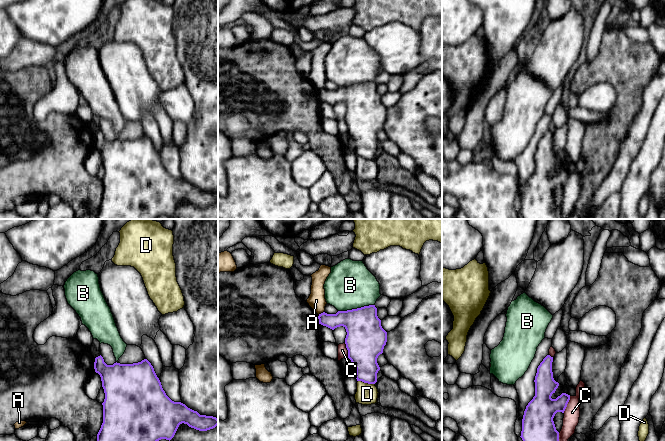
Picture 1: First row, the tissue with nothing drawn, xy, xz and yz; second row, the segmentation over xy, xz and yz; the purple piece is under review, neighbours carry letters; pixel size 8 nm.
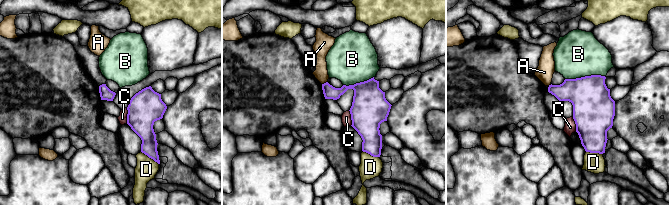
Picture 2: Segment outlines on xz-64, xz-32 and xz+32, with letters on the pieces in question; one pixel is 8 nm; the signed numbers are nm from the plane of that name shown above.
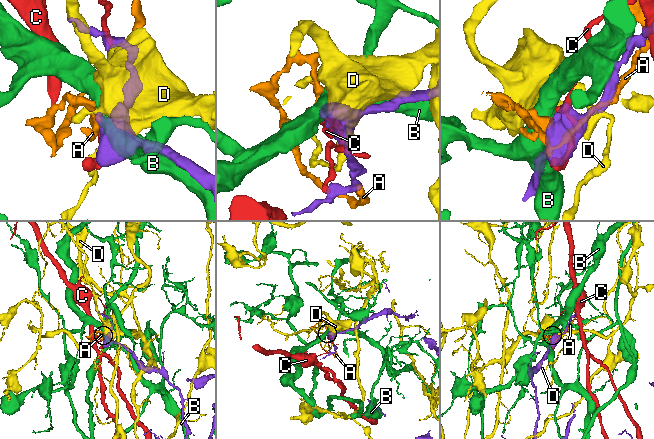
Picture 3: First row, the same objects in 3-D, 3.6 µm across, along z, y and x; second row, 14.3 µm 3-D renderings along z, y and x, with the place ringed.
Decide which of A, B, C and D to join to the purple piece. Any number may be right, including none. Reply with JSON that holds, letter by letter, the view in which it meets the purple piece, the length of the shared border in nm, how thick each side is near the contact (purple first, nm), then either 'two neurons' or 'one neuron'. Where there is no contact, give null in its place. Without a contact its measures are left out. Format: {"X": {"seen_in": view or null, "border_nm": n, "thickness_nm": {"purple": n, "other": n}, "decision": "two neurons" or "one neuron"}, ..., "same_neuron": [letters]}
{"A": {"seen_in": "xz", "border_nm": 50, "thickness_nm": {"purple": 160, "other": 140}, "decision": "two neurons"}, "B": {"seen_in": "xz", "border_nm": 300, "thickness_nm": {"purple": 320, "other": 380}, "decision": "two neurons"}, "C": {"seen_in": "yz", "border_nm": 150, "thickness_nm": {"purple": 240, "other": 130}, "decision": "two neurons"}, "D": {"seen_in": "xz", "border_nm": 140, "thickness_nm": {"purple": 260, "other": 170}, "decision": "two neurons"}, "same_neuron": []}

